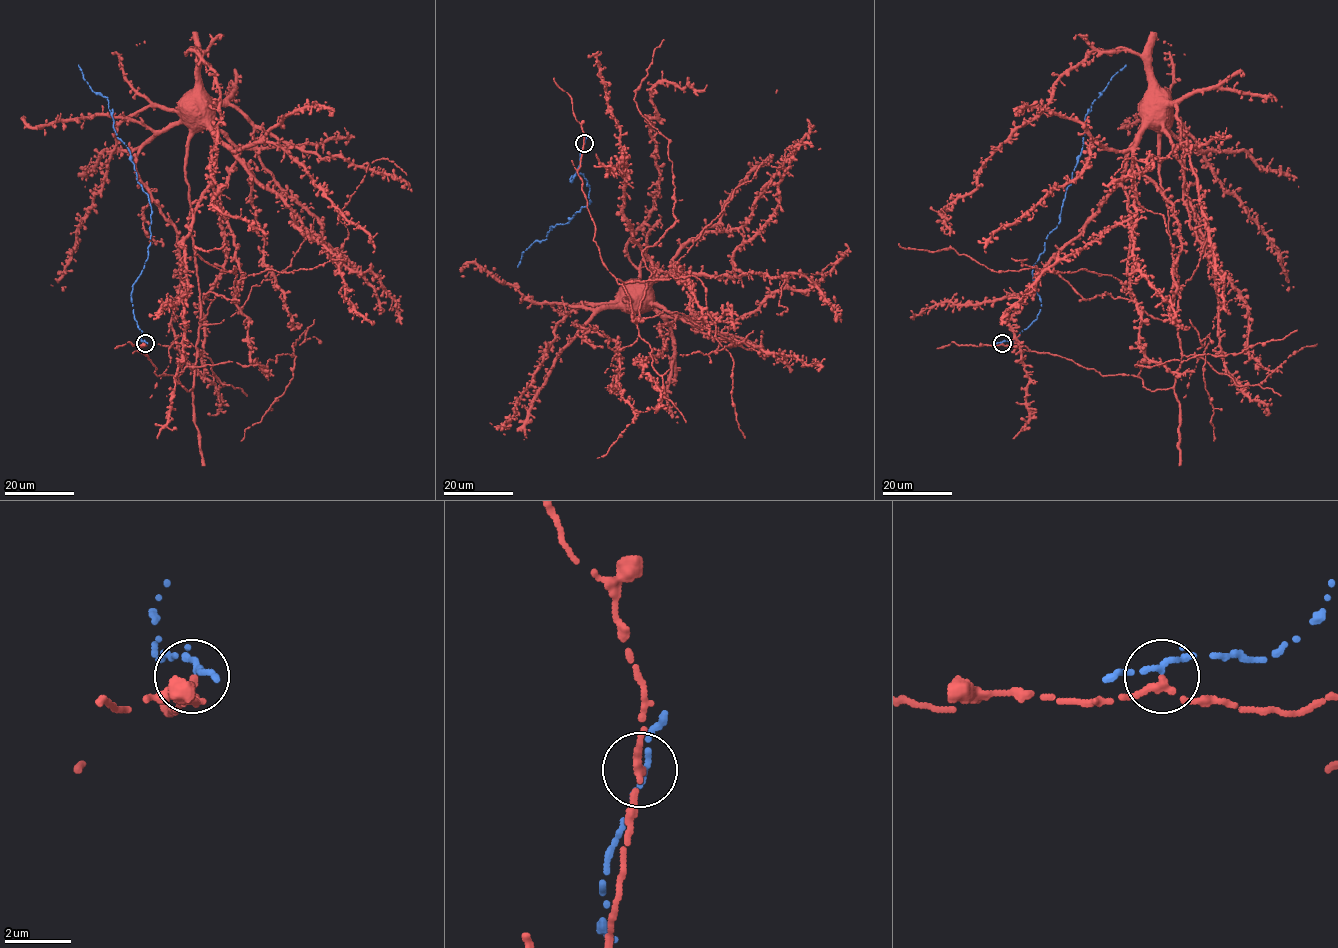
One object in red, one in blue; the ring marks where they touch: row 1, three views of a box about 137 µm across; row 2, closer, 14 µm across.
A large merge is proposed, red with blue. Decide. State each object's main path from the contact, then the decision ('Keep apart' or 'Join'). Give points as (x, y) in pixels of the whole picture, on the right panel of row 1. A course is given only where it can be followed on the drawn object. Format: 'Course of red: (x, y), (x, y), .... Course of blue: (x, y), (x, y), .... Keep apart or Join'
Course of red: (1002, 343), (1104, 376), (1137, 376), (1153, 392), (1174, 385), (1179, 288), (1150, 119), (1159, 121). Course of blue: (1002, 343), (1037, 318), (1033, 267), (1059, 224), (1085, 116), (1126, 65). Keep apart

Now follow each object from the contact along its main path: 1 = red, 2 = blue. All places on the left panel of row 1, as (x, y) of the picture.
1: (145, 343), (138, 350), (154, 373), (175, 376), (192, 389), (201, 316), (186, 146), (187, 119), (196, 121)
2: (145, 343), (131, 294), (148, 254), (151, 205), (117, 137), (107, 97), (91, 89), (78, 65)

